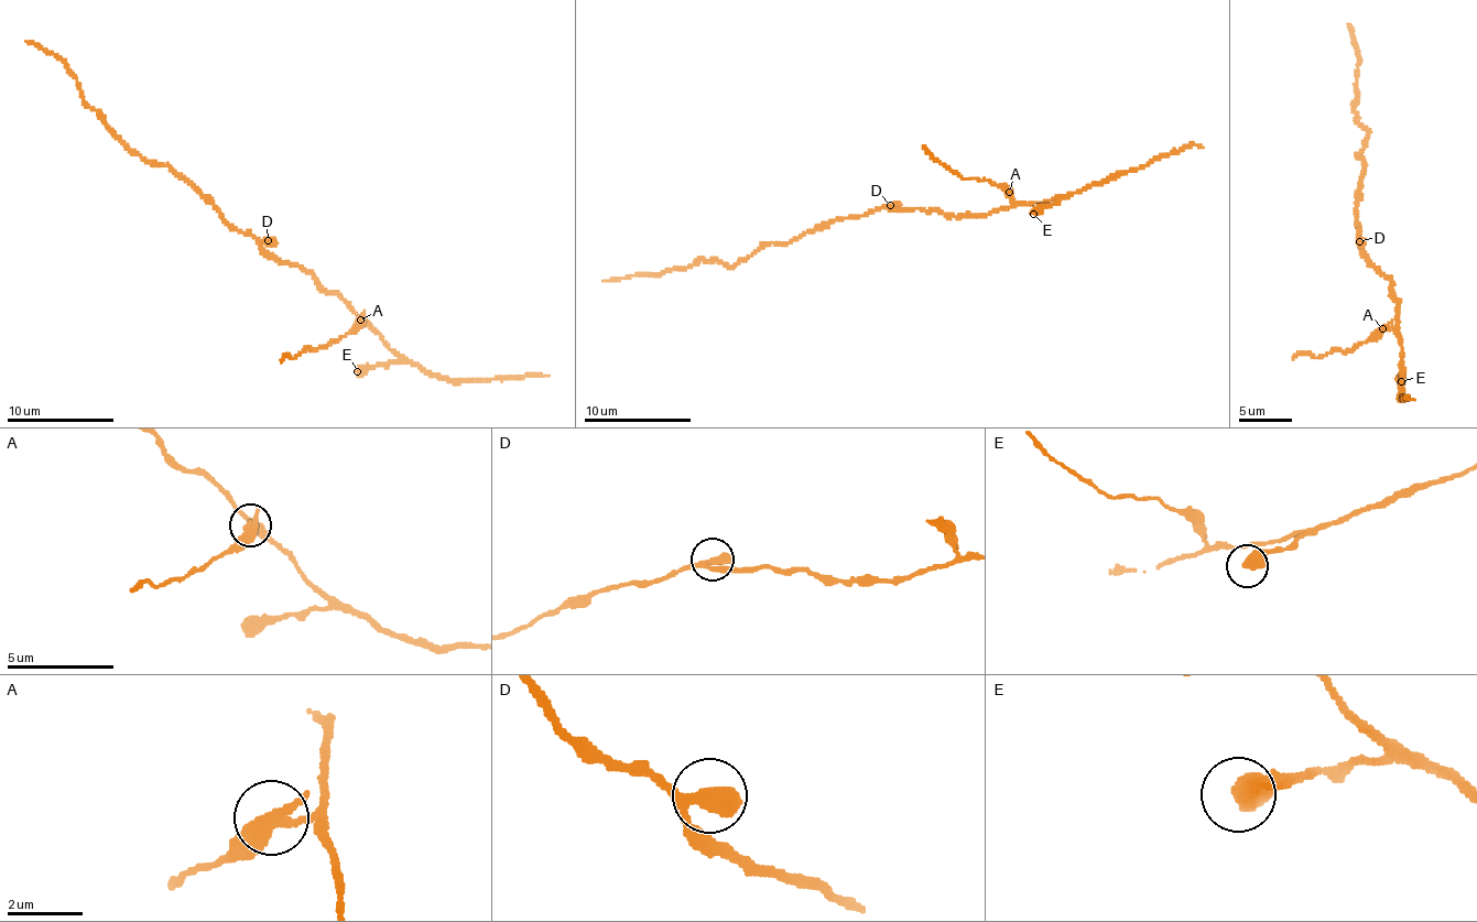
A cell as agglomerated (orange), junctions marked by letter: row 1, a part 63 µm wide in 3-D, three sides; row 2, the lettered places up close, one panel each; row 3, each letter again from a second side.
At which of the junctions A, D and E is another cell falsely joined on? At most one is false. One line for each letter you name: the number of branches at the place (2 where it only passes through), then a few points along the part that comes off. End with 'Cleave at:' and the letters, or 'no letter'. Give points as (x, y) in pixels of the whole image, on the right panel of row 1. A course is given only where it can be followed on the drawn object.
A: 2 | (1381, 327), (1364, 343), (1343, 350), (1317, 357), (1300, 355), (1293, 359)
Cleave at: A

